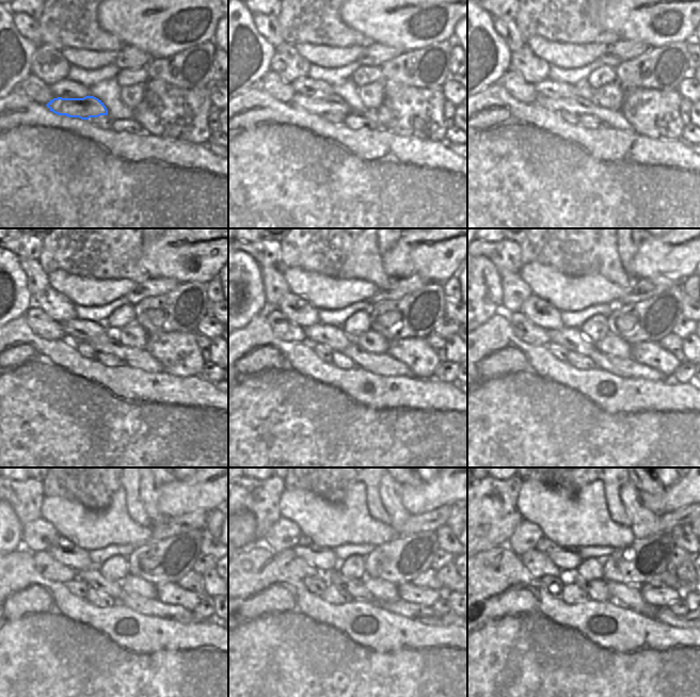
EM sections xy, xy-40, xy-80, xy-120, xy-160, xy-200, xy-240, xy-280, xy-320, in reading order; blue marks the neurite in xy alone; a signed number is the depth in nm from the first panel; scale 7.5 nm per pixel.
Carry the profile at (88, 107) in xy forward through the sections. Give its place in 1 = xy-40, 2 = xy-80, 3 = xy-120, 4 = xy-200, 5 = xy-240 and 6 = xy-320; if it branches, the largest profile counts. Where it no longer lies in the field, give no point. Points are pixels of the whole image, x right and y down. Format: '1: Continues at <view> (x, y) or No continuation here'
1: Continues at xy-40 (333, 104)
2: Continues at xy-80 (576, 105)
3: Continues at xy-120 (133, 358)
4: Continues at xy-200 (627, 367)
5: Continues at xy-240 (152, 606)
6: Continues at xy-320 (664, 615)

